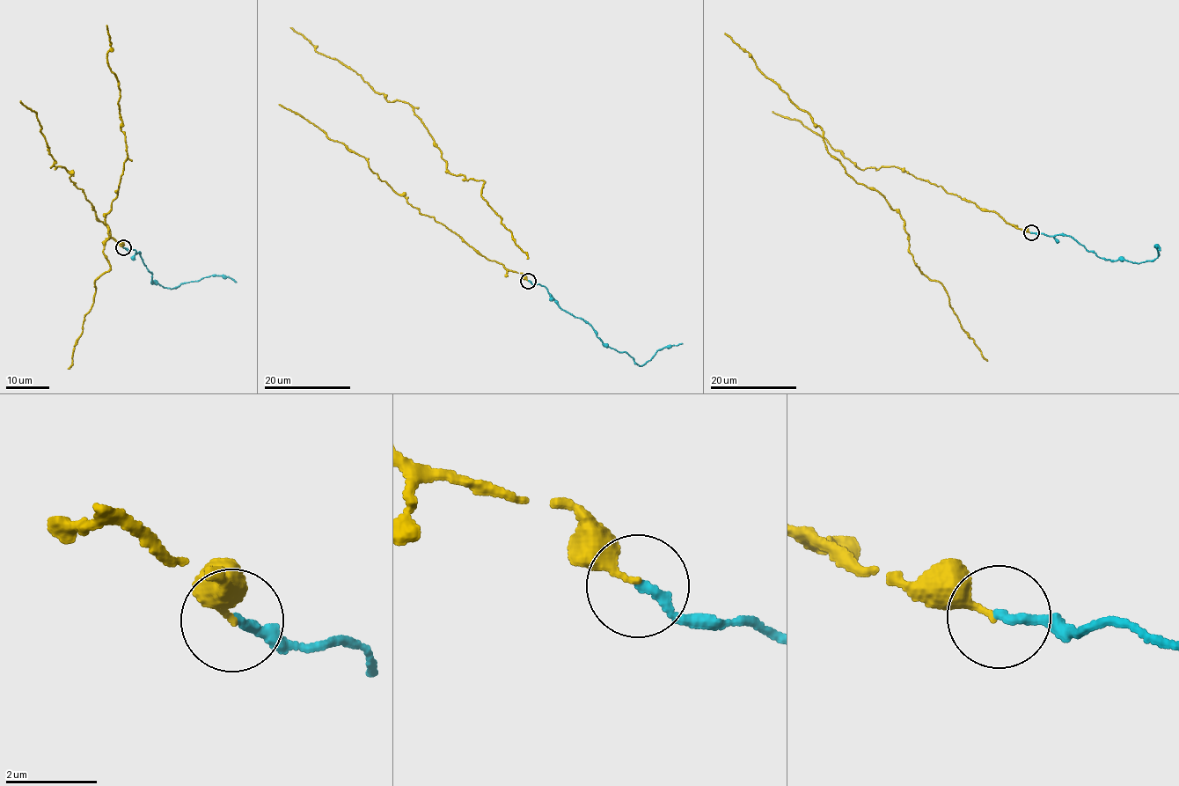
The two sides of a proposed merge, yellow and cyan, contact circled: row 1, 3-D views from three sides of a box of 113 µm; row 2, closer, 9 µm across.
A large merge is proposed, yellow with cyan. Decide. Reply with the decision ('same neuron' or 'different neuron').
same neuron

